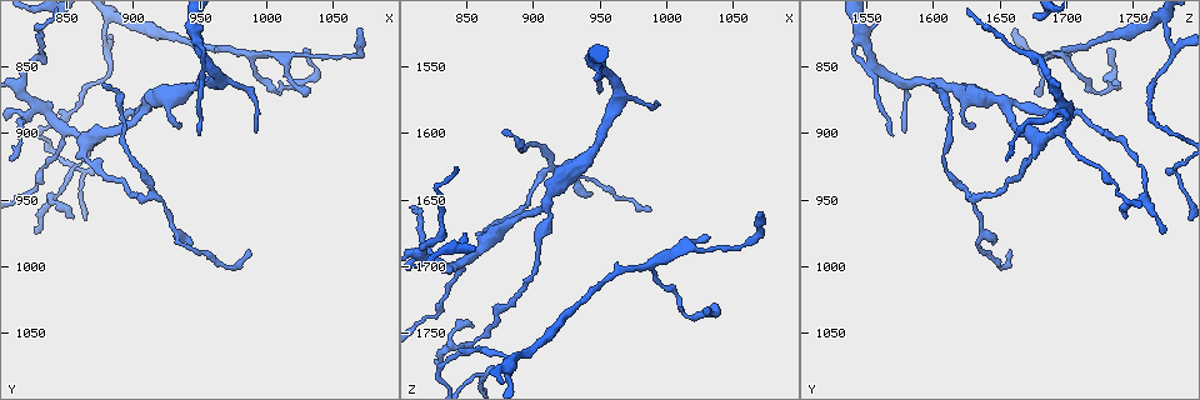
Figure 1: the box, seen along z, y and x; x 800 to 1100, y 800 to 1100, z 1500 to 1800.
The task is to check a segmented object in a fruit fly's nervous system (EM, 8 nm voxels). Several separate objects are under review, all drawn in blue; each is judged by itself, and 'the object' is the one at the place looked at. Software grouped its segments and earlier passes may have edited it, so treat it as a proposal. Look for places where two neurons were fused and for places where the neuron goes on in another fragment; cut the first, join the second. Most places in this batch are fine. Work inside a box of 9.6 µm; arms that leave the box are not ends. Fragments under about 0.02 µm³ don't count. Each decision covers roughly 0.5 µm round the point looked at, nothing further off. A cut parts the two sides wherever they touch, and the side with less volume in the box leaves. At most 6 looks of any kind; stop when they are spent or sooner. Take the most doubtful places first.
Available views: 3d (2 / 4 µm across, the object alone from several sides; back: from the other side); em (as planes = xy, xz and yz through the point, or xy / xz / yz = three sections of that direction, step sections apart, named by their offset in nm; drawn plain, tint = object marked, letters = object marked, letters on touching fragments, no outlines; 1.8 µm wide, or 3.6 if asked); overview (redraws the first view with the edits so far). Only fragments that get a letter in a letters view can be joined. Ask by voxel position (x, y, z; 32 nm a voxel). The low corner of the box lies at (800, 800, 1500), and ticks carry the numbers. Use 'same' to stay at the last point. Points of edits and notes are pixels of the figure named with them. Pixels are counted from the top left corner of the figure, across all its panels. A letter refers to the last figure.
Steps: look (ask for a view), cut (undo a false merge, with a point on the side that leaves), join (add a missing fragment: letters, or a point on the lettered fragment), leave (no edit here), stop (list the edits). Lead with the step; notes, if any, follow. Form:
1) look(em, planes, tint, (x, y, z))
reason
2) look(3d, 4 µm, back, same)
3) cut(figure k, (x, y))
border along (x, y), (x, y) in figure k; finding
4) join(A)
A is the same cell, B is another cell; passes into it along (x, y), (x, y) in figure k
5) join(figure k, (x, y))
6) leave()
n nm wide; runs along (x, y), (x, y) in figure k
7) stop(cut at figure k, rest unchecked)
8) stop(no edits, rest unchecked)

look(3d, 4 µm, (1026, 836, 1734))
branch stops here

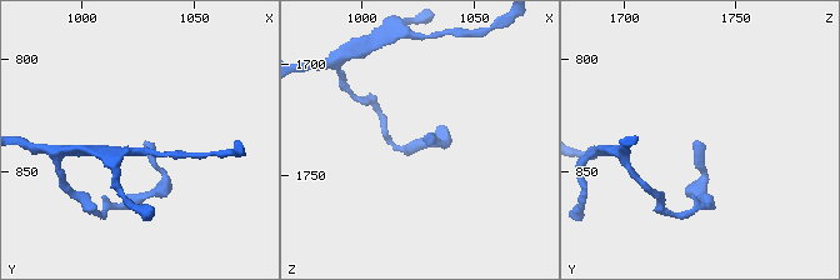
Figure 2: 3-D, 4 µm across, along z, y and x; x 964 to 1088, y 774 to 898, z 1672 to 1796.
look(em, yz, step 16, letters, (1028, 836, 1733))
shape alone is not enough

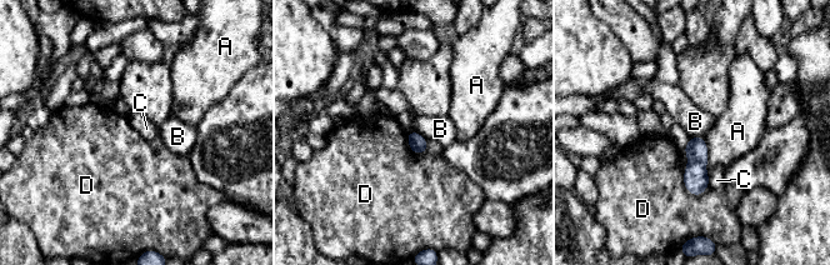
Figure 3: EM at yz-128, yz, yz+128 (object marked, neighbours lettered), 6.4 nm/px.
look(em, planes, letters, same)
another direction

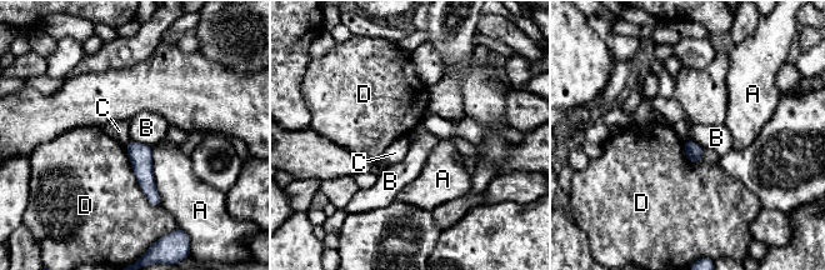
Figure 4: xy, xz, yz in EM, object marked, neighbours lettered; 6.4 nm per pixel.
leave()
A, B, C and D are other cells; no lettered fragment goes on from it

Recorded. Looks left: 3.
look(em, xz, step 16, tint, (1030, 872, 1682))
branch stops here

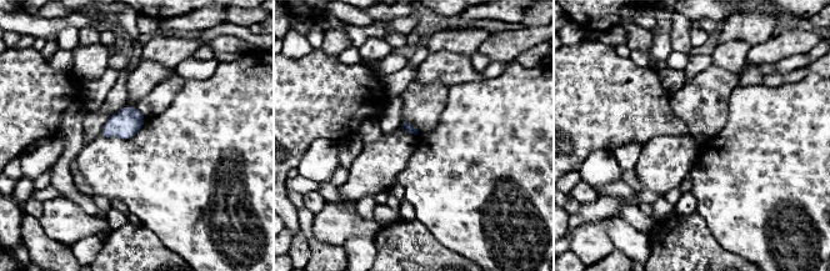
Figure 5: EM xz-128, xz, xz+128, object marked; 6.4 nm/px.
look(em, planes, letters, same)
another direction

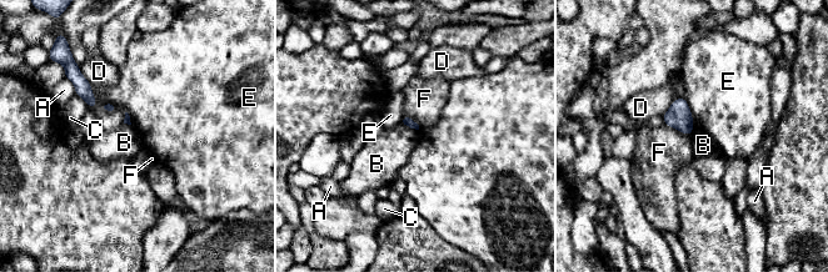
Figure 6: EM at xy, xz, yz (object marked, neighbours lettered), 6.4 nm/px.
leave()
A, B, C, D, E and F are other cells; border along (400, 121), (418, 130) in figure 6; no lettered fragment goes on from it

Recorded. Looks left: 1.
look(em, planes, letters, (878, 838, 1782))
thick turns thin

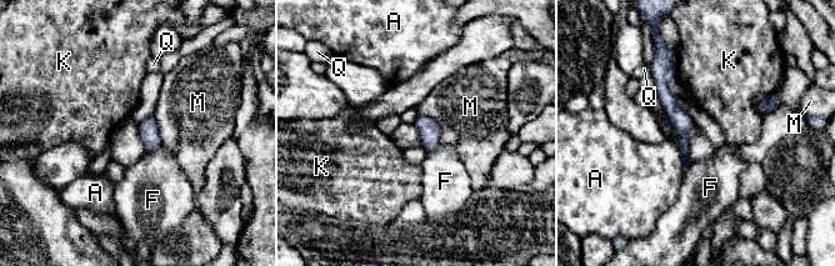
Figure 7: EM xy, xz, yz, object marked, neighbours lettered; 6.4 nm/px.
leave()
M touches over 240 nm; A, F, K, M and Q are other cells; runs along (670, 66), (664, 94), (686, 161) in figure 7; continuous, no second neuron

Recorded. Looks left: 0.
stop(no edits, rest unchecked)

